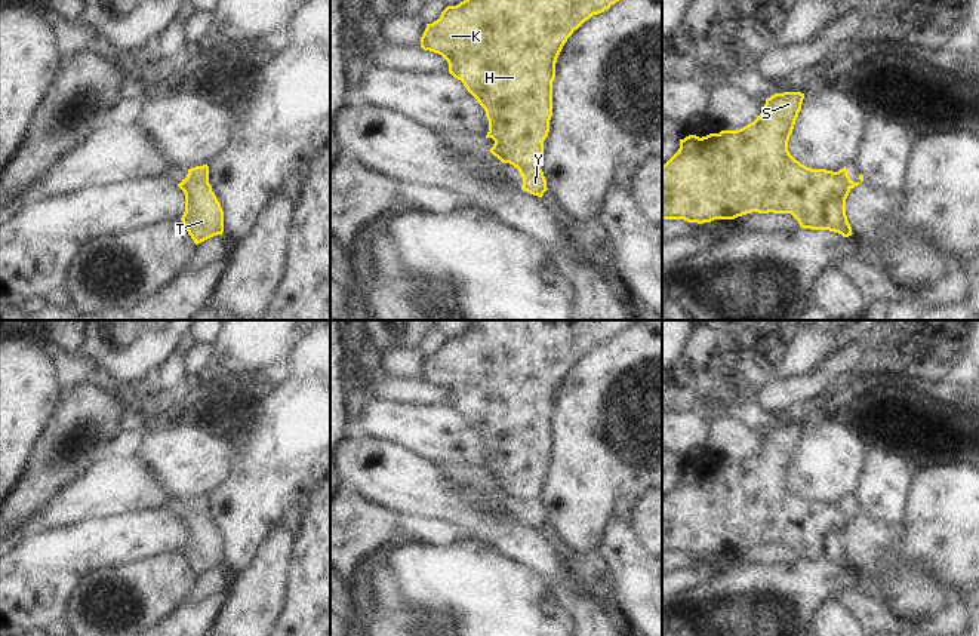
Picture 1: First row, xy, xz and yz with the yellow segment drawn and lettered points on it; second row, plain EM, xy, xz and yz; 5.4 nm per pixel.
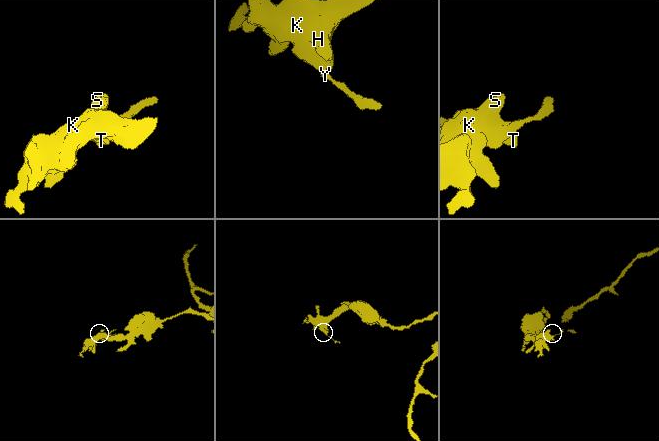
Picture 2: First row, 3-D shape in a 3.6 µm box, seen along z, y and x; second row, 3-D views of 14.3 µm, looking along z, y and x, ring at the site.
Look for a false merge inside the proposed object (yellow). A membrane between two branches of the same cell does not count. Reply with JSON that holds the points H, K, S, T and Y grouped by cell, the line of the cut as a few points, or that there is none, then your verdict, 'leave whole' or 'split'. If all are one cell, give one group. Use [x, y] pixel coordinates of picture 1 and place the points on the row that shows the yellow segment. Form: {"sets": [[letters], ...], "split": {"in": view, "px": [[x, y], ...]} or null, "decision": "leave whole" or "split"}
{"sets": [["H", "K", "S", "T"], ["Y"]], "split": {"in": "xy", "px": [[187, 177], [208, 180]]}, "decision": "split"}

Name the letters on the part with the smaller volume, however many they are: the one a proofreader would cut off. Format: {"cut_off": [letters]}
{"cut_off": ["Y"]}

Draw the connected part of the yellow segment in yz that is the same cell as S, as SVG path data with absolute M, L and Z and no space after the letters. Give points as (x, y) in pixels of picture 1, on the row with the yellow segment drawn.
M783 92L766 99L763 113L738 130L680 139L678 151L662 166L662 219L711 222L758 213L791 213L801 228L852 236L846 215L850 187L840 172L812 169L795 160L788 141L804 93Z

